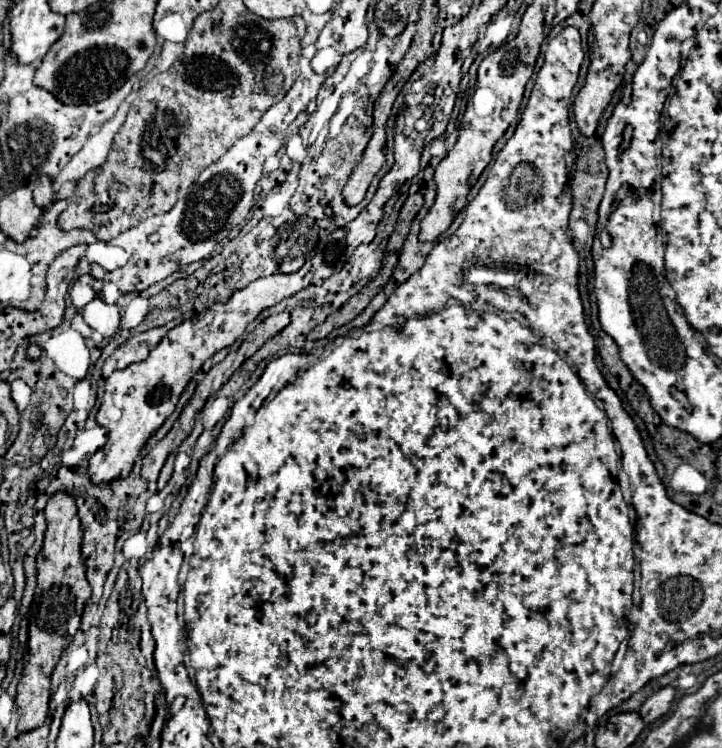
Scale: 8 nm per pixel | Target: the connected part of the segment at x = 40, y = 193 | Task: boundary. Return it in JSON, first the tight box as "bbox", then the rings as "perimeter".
{"bbox":[34,174,54,210],"perimeter":[[[42,174],[42,176],[36,180],[36,184],[34,184],[34,204],[44,210],[44,208],[48,208],[52,202],[54,202],[52,180],[50,180],[50,176]]]}

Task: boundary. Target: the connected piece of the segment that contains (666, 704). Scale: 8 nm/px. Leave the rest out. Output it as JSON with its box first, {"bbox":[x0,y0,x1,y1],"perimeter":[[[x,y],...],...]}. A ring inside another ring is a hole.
{"bbox":[640,686,674,722],"perimeter":[[[666,686],[666,688],[660,688],[658,692],[654,692],[640,708],[640,716],[644,722],[654,722],[658,720],[660,716],[664,716],[668,710],[670,710],[670,704],[674,700],[674,688],[672,686]]]}

